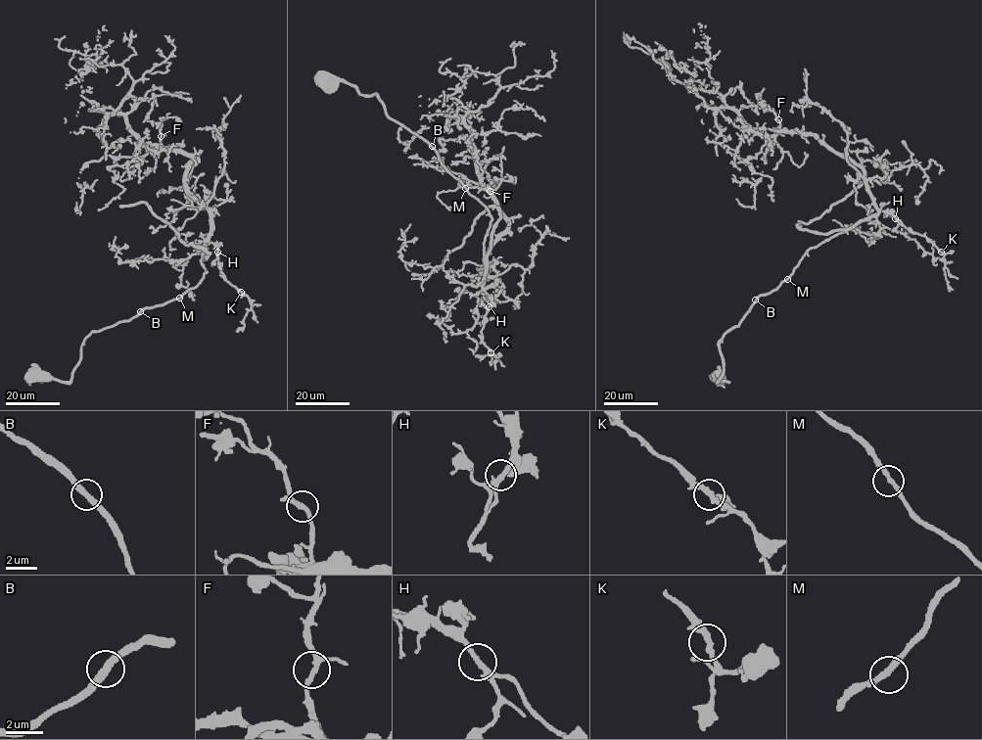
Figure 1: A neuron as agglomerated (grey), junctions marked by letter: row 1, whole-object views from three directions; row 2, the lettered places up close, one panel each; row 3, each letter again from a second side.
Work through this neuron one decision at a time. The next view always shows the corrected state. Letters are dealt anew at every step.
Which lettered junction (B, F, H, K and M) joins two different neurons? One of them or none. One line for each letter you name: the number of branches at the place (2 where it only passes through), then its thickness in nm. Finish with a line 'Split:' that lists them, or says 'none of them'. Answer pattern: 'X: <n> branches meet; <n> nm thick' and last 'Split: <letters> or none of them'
Split: none of them

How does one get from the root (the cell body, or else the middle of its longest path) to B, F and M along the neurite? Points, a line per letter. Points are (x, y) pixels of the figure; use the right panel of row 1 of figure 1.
B: (719, 377), (724, 371), (720, 341), (737, 326), (755, 300)
F: (719, 377), (720, 341), (758, 297), (809, 249), (878, 211), (860, 167), (778, 119)
M: (719, 377), (724, 371), (720, 341), (737, 326), (758, 297), (774, 291), (787, 279)

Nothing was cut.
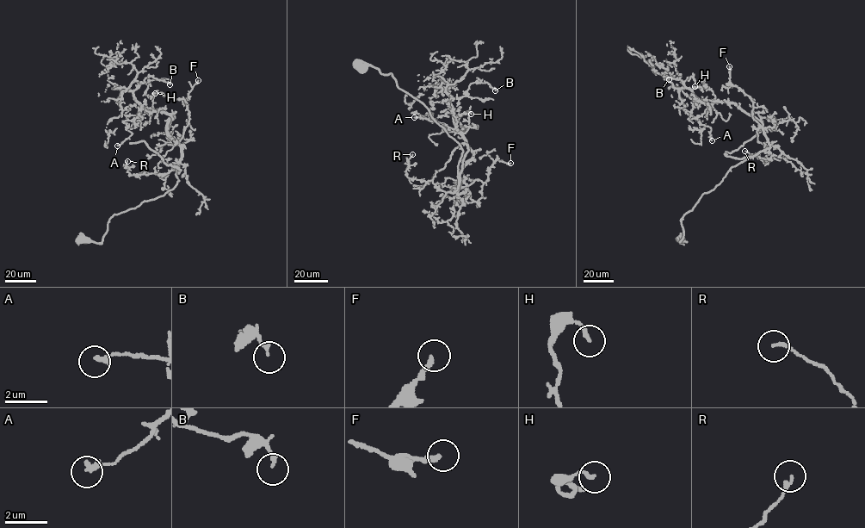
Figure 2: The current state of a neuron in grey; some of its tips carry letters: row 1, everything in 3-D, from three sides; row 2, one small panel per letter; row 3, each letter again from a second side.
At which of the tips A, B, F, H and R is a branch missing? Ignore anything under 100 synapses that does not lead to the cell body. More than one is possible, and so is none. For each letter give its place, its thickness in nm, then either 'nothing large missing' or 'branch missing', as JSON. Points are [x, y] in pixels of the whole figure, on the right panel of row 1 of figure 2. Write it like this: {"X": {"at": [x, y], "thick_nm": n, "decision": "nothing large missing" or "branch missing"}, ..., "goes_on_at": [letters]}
{"A": {"at": [712, 140], "thick_nm": 240, "decision": "nothing large missing"}, "B": {"at": [669, 79], "thick_nm": 150, "decision": "nothing large missing"}, "F": {"at": [729, 66], "thick_nm": 200, "decision": "nothing large missing"}, "H": {"at": [695, 86], "thick_nm": 170, "decision": "nothing large missing"}, "R": {"at": [744, 151], "thick_nm": 150, "decision": "nothing large missing"}, "goes_on_at": []}

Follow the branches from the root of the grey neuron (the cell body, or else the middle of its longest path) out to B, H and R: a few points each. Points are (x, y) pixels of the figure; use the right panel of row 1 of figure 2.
B: (681, 239), (682, 218), (702, 194), (770, 145), (760, 121), (735, 104), (702, 103), (664, 73), (669, 79)
H: (681, 239), (682, 218), (702, 194), (770, 145), (760, 121), (695, 86)
R: (681, 239), (682, 218), (731, 167), (768, 149), (771, 157), (763, 162), (744, 151)

